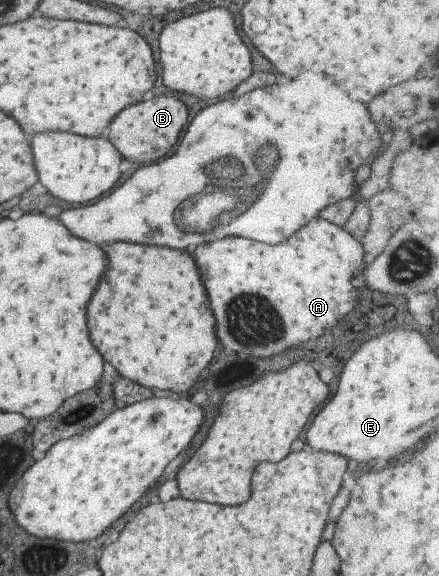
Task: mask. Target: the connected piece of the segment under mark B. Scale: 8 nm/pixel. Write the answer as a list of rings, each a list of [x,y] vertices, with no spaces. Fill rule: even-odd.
[[[153,96],[121,110],[107,126],[107,139],[115,146],[121,159],[149,165],[170,155],[171,148],[178,143],[179,134],[189,122],[187,118],[189,116],[181,100],[173,96]]]

